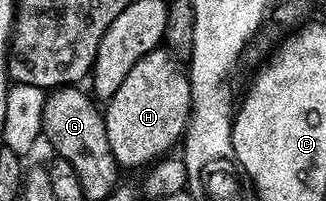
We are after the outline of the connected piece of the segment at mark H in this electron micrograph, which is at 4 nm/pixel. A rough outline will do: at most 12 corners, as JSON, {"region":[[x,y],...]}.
{"region":[[145,53],[104,105],[119,167],[179,144],[190,78],[174,53]]}

